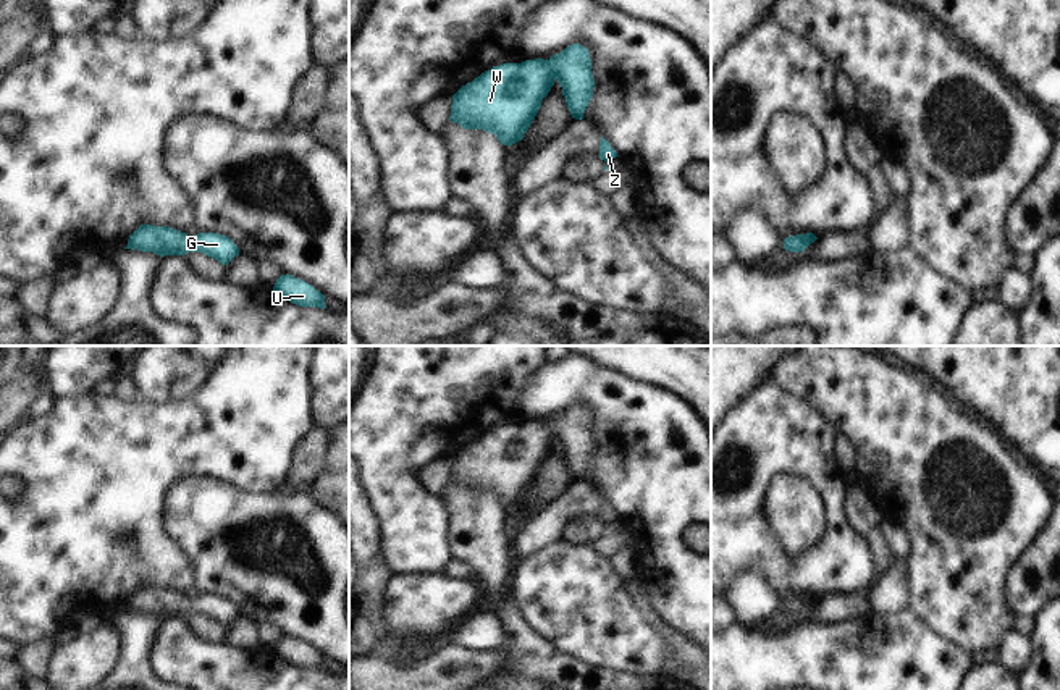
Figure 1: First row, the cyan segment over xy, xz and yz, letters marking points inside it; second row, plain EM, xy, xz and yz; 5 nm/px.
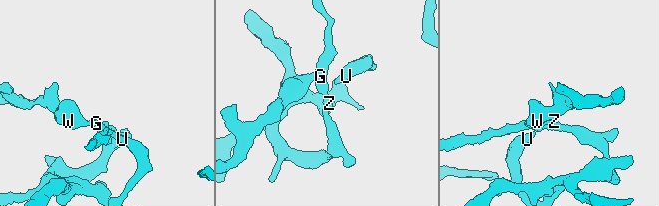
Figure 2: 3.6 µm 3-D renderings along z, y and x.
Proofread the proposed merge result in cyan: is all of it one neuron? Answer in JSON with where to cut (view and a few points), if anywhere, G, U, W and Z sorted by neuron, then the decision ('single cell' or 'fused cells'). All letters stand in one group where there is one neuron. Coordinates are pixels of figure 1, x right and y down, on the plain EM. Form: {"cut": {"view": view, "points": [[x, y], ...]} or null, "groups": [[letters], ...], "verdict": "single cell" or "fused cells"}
{"cut": null, "groups": [["G", "U", "W", "Z"]], "verdict": "single cell"}

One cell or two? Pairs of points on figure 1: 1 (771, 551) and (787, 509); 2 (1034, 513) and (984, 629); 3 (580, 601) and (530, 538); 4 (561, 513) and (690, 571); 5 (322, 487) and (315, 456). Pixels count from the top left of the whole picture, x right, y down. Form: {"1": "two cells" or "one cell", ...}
{"1": "two cells", "2": "one cell", "3": "two cells", "4": "two cells", "5": "two cells"}

